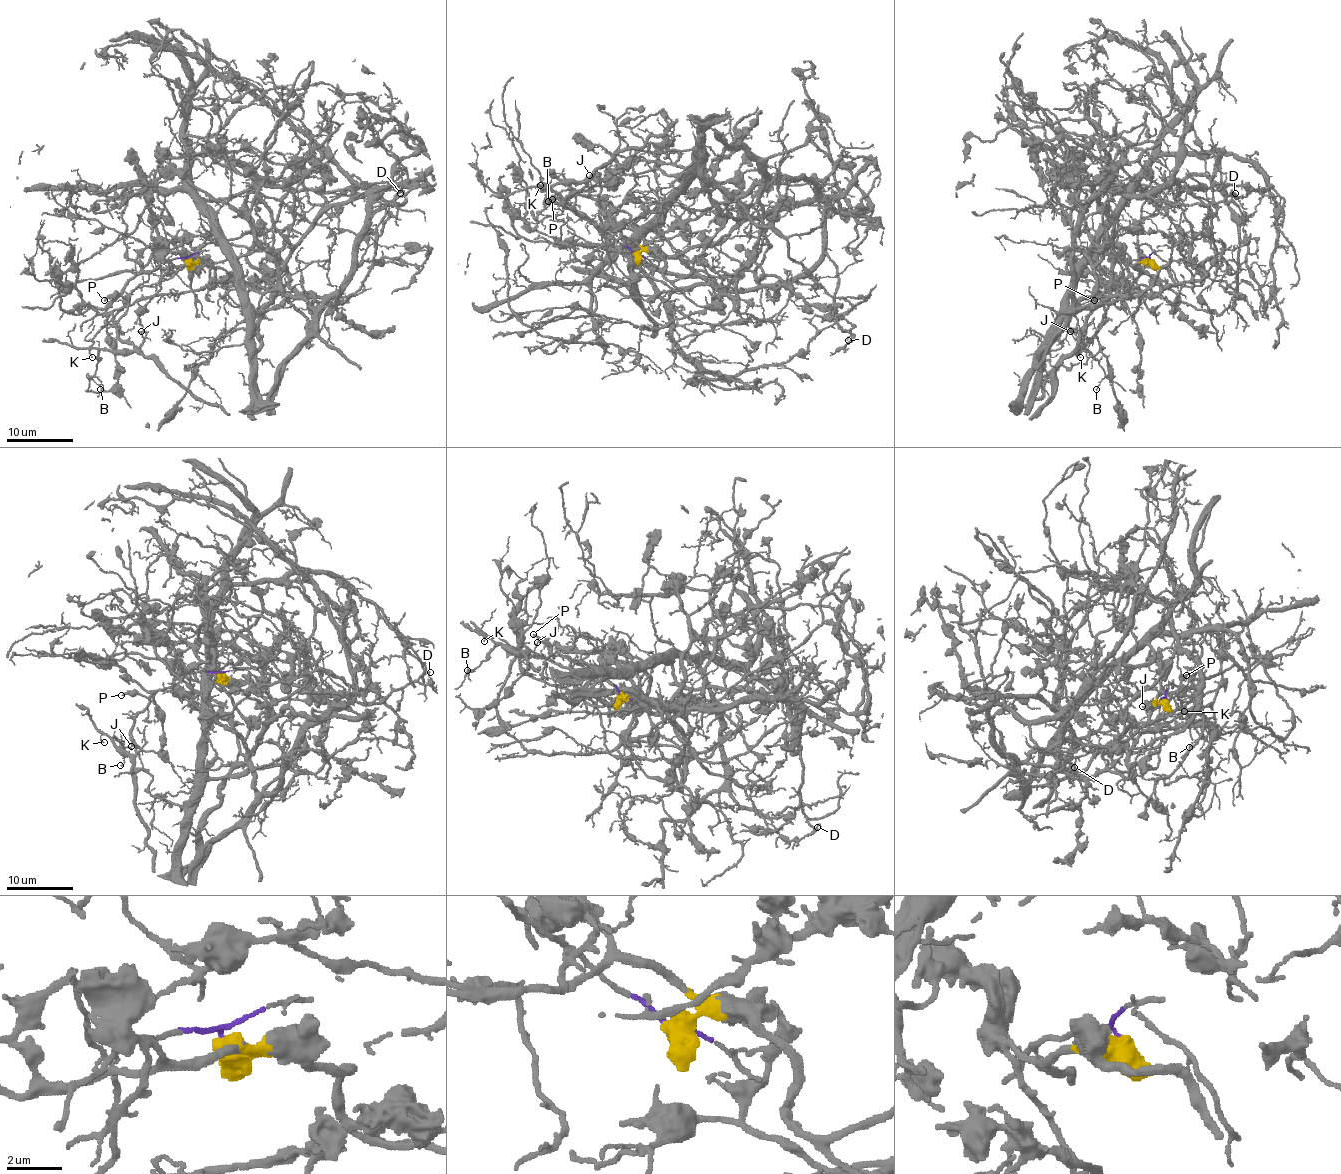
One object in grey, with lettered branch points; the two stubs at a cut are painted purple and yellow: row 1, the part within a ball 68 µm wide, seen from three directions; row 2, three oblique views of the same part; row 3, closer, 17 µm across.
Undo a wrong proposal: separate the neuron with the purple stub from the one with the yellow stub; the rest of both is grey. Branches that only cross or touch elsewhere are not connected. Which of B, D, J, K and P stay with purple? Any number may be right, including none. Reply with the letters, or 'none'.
B, J, K, P

